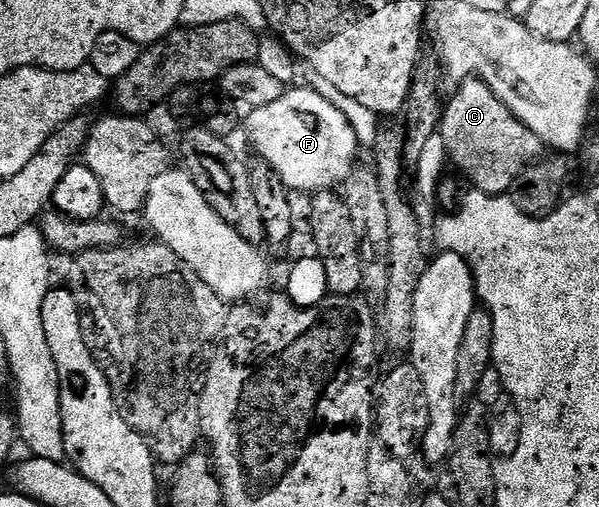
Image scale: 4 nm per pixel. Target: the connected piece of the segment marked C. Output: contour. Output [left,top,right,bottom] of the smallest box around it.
[440,78,543,195]

